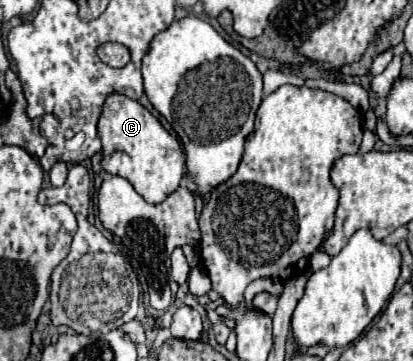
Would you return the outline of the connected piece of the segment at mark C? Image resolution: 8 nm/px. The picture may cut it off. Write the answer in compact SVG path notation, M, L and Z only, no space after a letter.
M123 94L109 96L105 100L97 132L103 144L103 170L127 178L149 204L161 204L179 188L179 180L185 172L183 148L179 140L173 138L137 100L131 100Z

